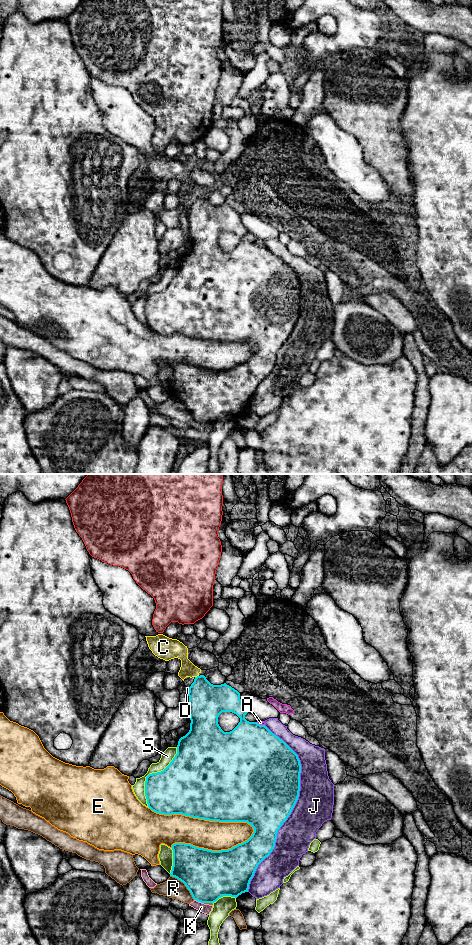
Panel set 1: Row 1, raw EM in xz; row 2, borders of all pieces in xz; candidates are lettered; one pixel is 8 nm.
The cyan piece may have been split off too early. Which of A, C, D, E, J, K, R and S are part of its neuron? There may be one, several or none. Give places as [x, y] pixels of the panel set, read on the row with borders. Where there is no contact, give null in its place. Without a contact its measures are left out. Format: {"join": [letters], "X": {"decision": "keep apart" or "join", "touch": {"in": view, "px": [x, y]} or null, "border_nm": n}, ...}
{"join": [], "A": {"decision": "keep apart", "touch": {"in": "xz", "px": [259, 724]}, "border_nm": 80}, "C": {"decision": "keep apart", "touch": {"in": "xz", "px": [197, 676]}, "border_nm": 40}, "D": {"decision": "keep apart", "touch": {"in": "xz", "px": [188, 692]}, "border_nm": 50}, "E": {"decision": "keep apart", "touch": {"in": "xz", "px": [203, 818]}, "border_nm": 850}, "J": {"decision": "keep apart", "touch": {"in": "xz", "px": [293, 807]}, "border_nm": 1350}, "K": {"decision": "keep apart", "touch": {"in": "xz", "px": [199, 901]}, "border_nm": 90}, "R": {"decision": "keep apart", "touch": {"in": "xz", "px": [185, 885]}, "border_nm": 280}, "S": {"decision": "keep apart", "touch": {"in": "xz", "px": [150, 774]}, "border_nm": 550}}

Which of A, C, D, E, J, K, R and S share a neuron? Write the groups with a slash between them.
A C / D / E / J / K / R / S

